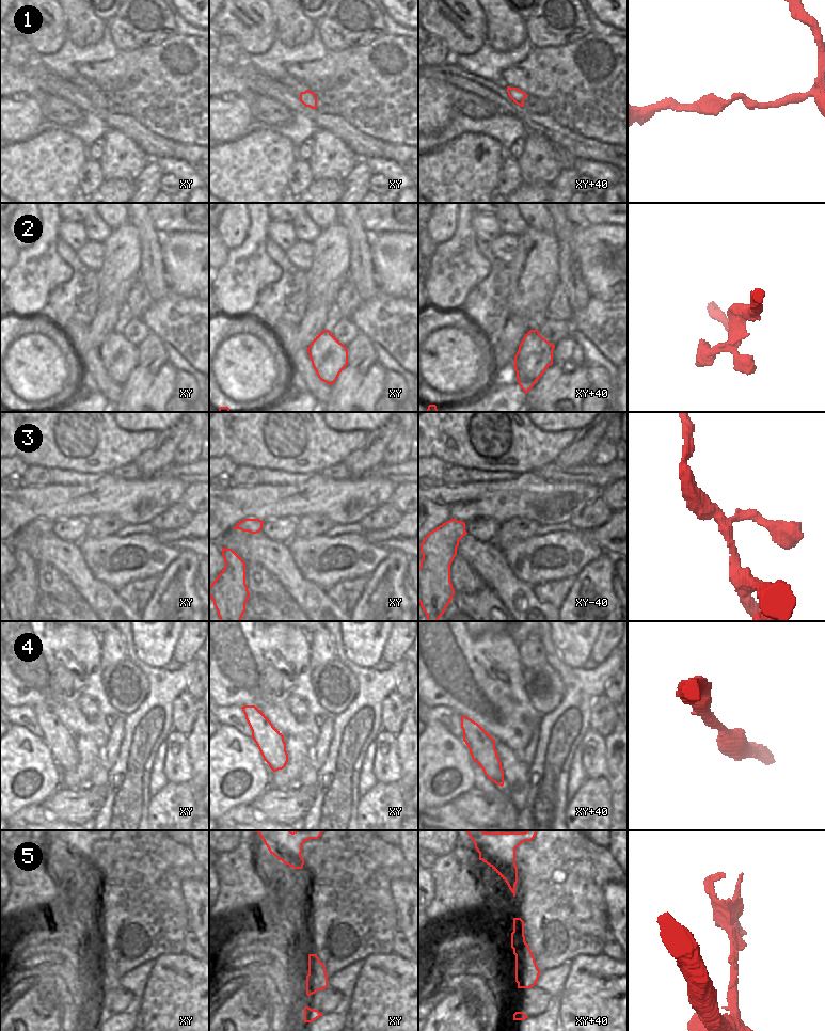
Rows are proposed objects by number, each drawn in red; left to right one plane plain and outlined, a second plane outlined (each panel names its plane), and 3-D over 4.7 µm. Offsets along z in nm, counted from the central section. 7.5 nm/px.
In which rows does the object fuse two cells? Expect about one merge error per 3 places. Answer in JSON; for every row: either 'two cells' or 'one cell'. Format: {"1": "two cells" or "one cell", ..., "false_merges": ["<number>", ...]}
{"1": "one cell", "2": "one cell", "3": "one cell", "4": "one cell", "5": "two cells", "false_merges": ["5"]}

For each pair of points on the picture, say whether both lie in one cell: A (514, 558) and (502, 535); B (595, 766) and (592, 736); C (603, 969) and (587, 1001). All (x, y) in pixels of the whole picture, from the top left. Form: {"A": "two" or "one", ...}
{"A": "two", "B": "one", "C": "one"}

